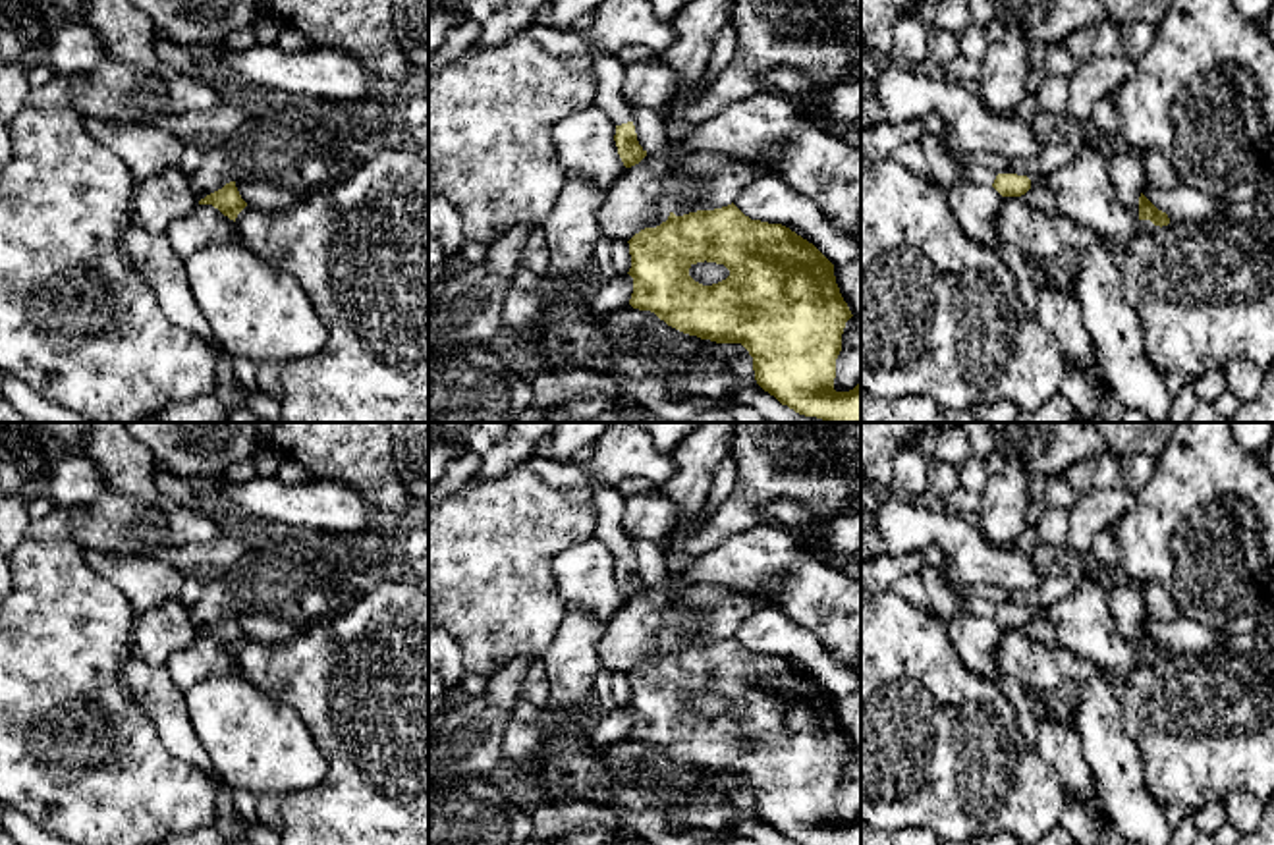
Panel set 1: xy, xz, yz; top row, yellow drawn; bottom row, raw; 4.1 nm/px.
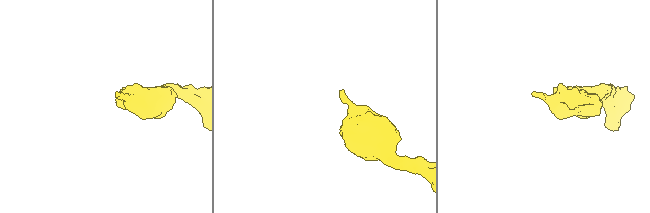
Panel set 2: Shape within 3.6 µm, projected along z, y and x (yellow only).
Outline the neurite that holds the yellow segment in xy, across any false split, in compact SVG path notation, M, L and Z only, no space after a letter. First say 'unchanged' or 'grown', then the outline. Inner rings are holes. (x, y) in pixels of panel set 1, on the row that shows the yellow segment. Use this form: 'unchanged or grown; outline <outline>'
unchanged; outline M230 181L222 189L207 195L205 199L199 201L199 204L212 204L234 222L237 214L247 206L247 203L241 199L235 187L235 181Z

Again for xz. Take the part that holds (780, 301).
unchanged; outline M734 203L683 216L670 212L666 222L641 230L627 243L633 309L651 311L668 326L701 340L741 343L753 357L757 384L795 413L826 422L861 422L861 382L849 392L834 390L842 334L853 314L836 284L834 264L813 243L782 224L751 220ZM705 260L724 264L730 276L712 286L695 282L689 268Z

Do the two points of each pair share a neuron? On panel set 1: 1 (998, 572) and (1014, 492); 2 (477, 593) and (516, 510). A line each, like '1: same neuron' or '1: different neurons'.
1: different neurons
2: same neuron

